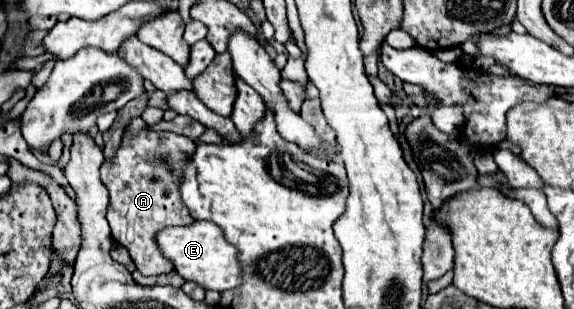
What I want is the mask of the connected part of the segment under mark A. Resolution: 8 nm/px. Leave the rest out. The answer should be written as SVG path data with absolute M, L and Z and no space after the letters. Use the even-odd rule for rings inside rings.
M141 129L137 135L125 133L115 157L101 165L101 181L109 191L107 221L111 225L111 237L129 251L137 271L143 275L171 271L171 261L163 259L163 253L155 247L155 235L163 227L193 223L183 199L179 199L179 171L183 171L183 163L191 159L195 147L195 141L185 135L171 139L163 137L163 133Z

